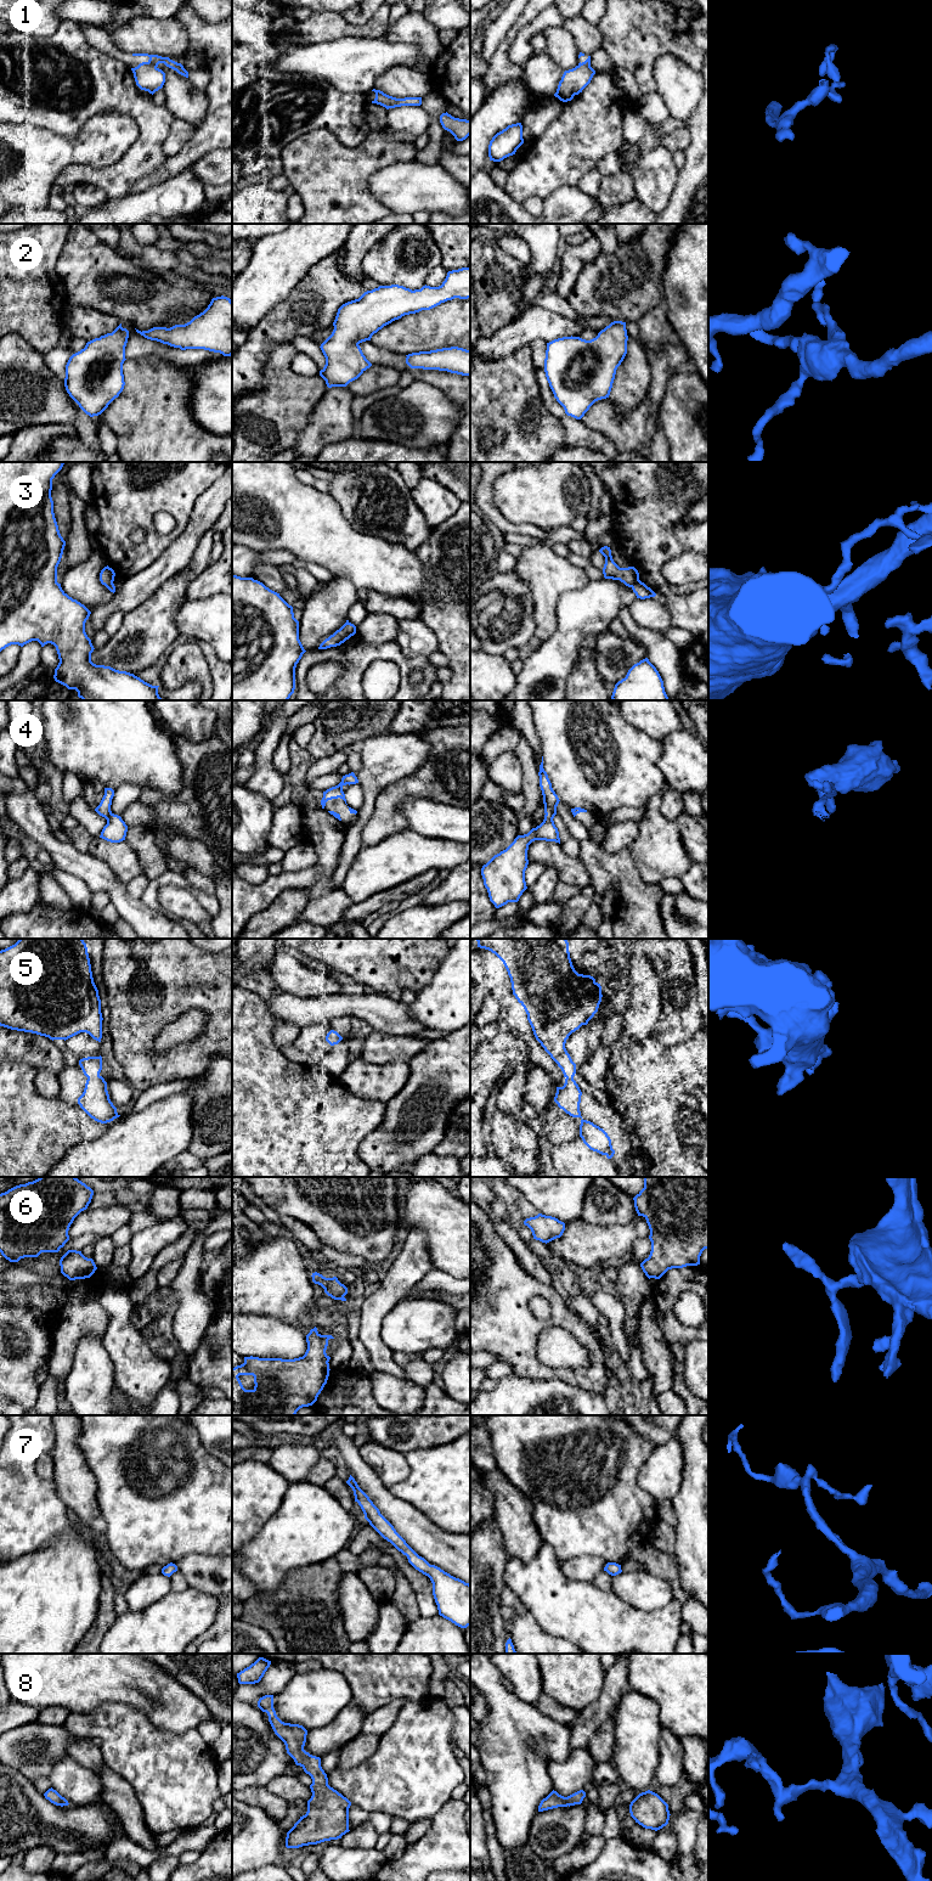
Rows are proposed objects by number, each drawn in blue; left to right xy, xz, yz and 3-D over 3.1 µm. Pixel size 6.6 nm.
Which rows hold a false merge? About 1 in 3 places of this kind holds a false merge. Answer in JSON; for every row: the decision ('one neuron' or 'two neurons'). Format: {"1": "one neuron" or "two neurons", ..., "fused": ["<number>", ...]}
{"1": "one neuron", "2": "one neuron", "3": "two neurons", "4": "one neuron", "5": "one neuron", "6": "one neuron", "7": "one neuron", "8": "one neuron", "fused": ["3"]}

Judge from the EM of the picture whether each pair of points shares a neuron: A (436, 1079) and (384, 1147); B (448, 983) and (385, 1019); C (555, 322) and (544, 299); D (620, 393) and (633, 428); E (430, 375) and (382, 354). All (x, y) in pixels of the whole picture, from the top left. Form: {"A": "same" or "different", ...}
{"A": "same", "B": "different", "C": "different", "D": "different", "E": "same"}

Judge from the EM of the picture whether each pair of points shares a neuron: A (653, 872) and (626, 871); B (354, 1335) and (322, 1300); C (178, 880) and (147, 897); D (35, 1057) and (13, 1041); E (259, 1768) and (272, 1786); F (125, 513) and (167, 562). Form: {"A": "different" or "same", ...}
{"A": "different", "B": "same", "C": "same", "D": "same", "E": "different", "F": "different"}

